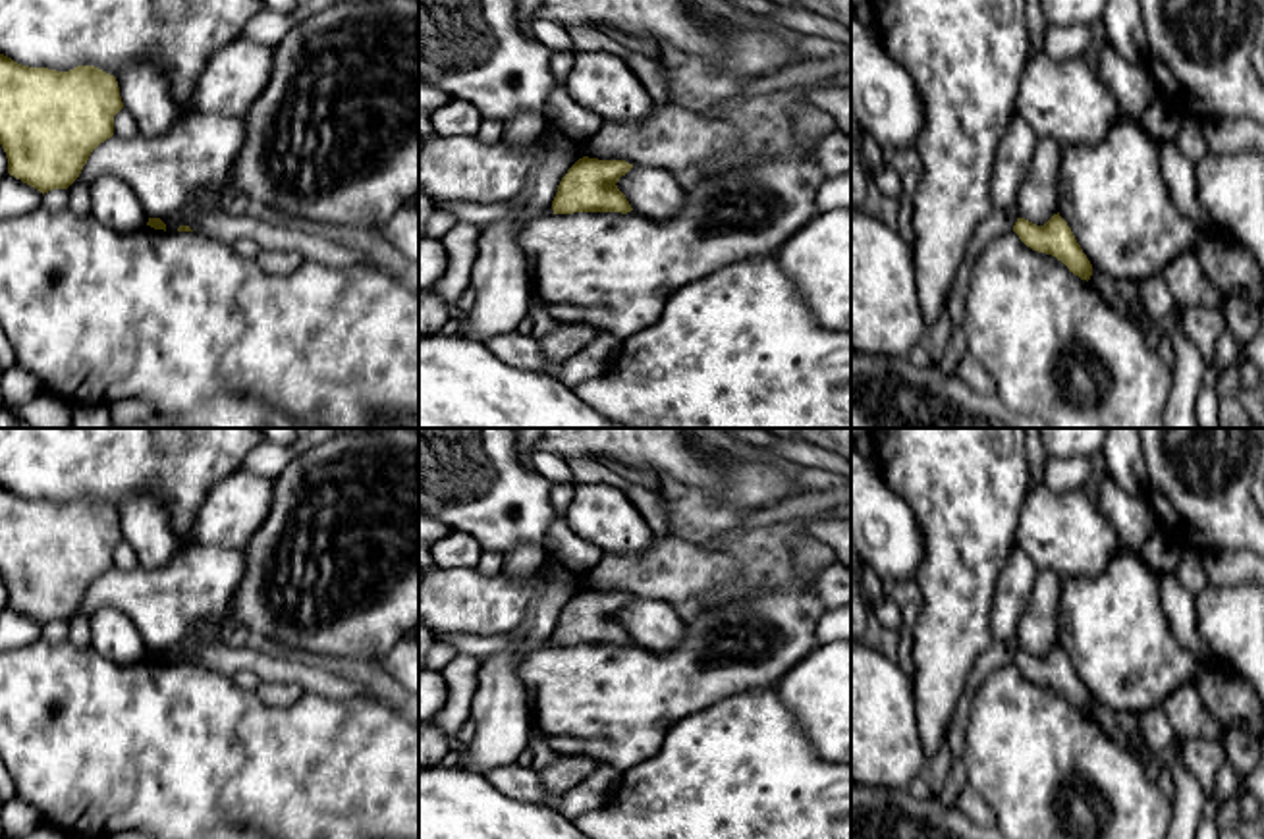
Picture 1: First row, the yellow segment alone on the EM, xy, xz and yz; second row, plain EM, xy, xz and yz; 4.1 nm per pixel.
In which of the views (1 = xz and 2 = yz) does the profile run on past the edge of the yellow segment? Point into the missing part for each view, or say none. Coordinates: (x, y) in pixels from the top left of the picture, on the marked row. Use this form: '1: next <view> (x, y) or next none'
1: next none
2: next none

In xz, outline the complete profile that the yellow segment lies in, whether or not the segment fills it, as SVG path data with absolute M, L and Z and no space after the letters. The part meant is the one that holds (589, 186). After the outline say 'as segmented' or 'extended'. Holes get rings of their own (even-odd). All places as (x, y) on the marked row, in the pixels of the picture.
M579 158L558 185L554 214L631 212L629 201L616 185L631 168L625 160Z; as segmented

